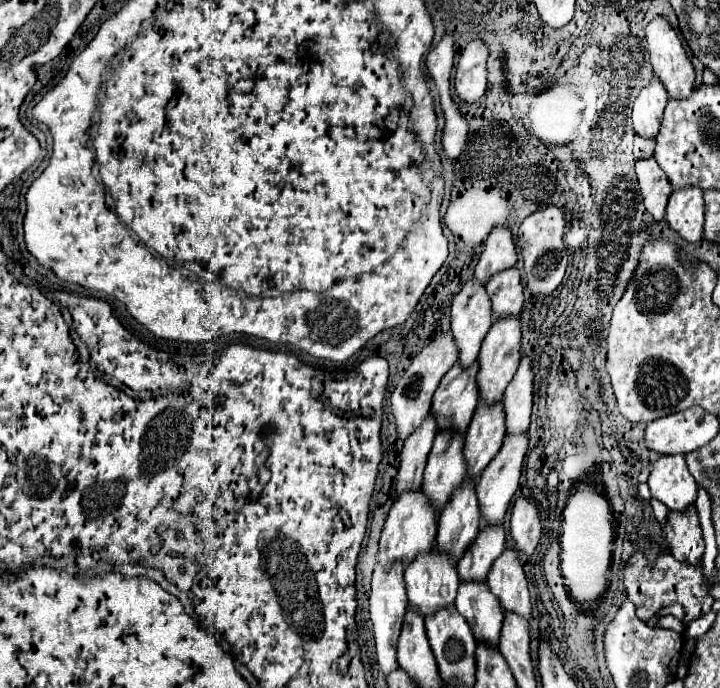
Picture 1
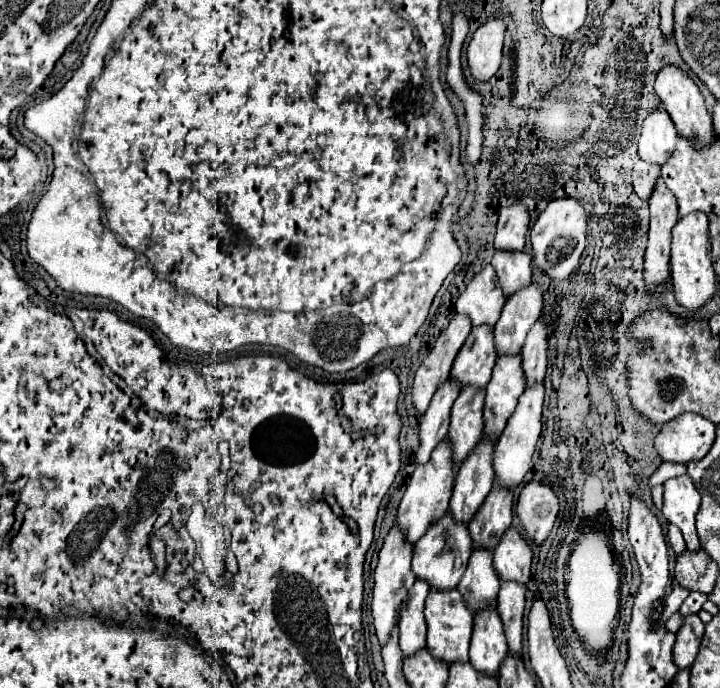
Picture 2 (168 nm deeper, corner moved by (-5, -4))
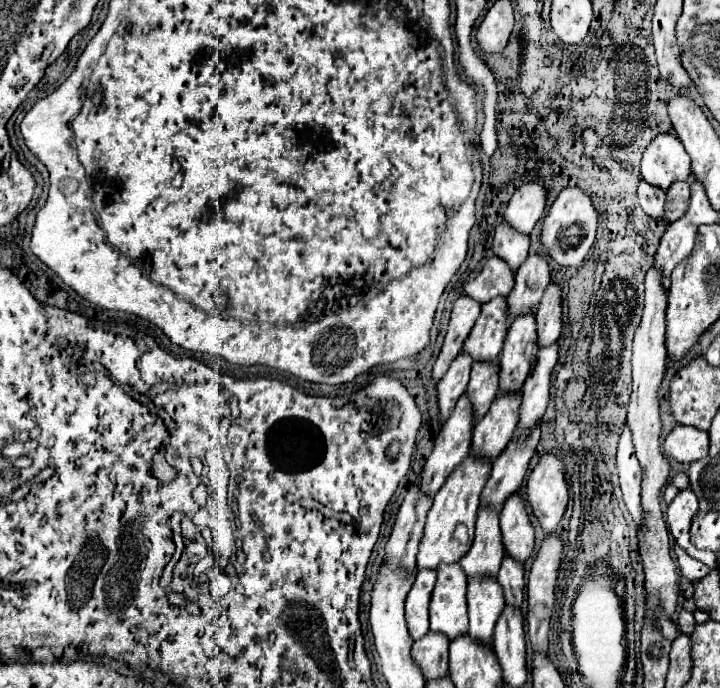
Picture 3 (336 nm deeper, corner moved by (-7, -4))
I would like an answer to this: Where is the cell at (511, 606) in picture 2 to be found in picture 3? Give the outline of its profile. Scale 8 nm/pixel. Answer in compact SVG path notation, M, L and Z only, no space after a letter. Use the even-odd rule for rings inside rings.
M506 554L498 572L498 582L504 588L506 604L520 606L524 600L524 566Z

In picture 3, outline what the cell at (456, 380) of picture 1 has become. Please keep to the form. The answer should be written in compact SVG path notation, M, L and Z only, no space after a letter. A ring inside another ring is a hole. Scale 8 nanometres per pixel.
M504 296L482 304L480 318L464 342L464 352L468 352L474 360L494 360L500 354L510 324L506 310L508 304Z

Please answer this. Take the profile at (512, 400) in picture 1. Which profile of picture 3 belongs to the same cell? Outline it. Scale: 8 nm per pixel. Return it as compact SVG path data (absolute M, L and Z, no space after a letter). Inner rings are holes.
M550 282L544 290L544 296L536 310L538 322L538 344L554 344L562 330L562 288L556 282Z

